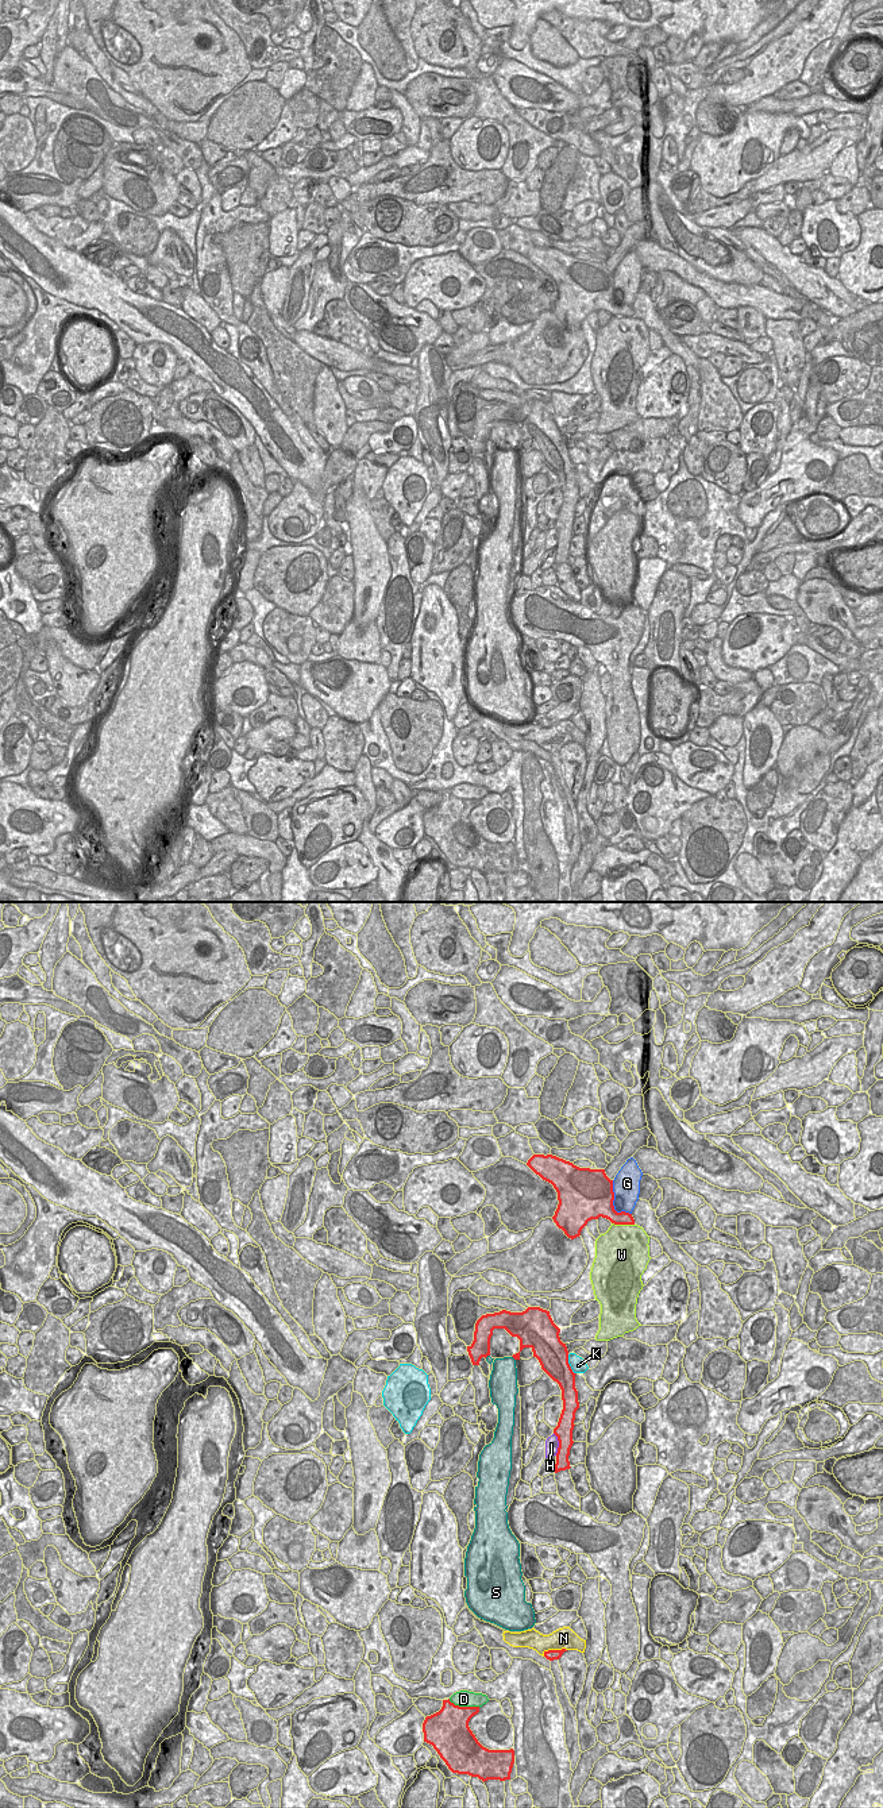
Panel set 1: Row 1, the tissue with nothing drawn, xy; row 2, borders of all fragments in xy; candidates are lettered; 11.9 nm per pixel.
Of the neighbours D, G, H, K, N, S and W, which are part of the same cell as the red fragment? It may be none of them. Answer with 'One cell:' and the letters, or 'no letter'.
One cell: no letter

